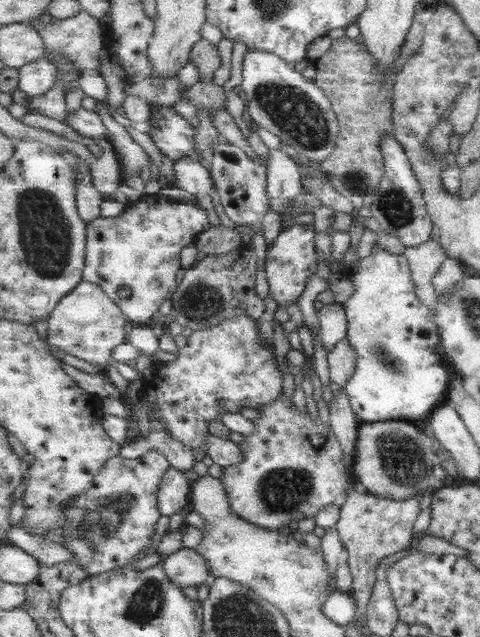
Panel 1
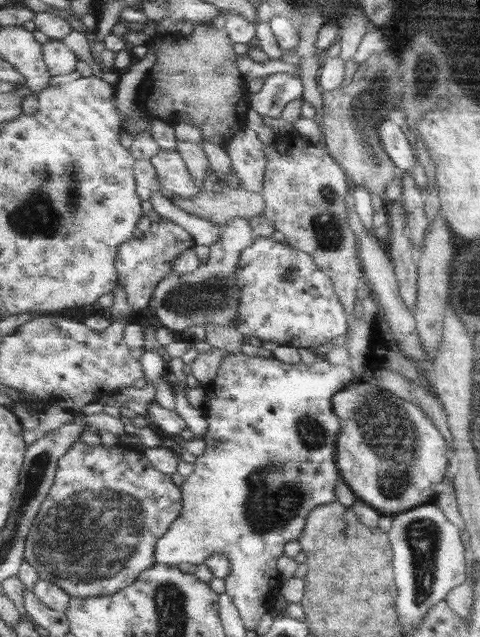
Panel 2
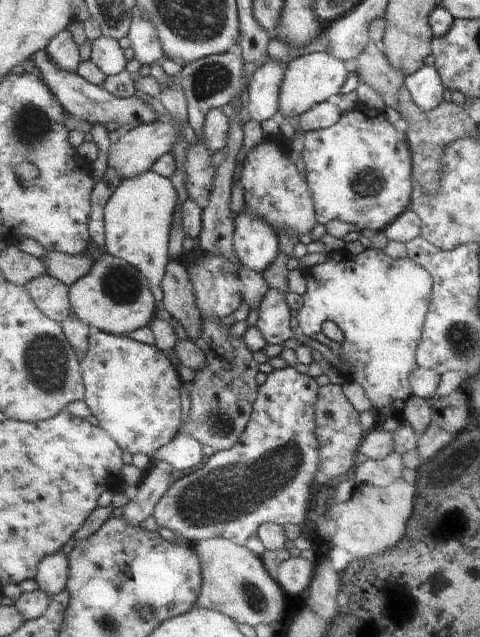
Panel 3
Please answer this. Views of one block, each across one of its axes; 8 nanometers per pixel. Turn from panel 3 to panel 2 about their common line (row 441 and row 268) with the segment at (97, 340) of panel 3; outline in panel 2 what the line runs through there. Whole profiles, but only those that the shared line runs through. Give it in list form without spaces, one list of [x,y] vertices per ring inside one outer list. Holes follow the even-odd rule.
[[[166,220],[161,221],[158,225],[153,224],[141,238],[131,237],[121,243],[117,249],[117,259],[115,259],[119,276],[117,284],[123,286],[126,300],[135,312],[151,306],[157,285],[173,272],[171,269],[173,260],[177,260],[185,250],[195,246],[193,238],[179,238],[179,232],[173,228],[167,228],[167,226],[171,226],[171,224]]]

